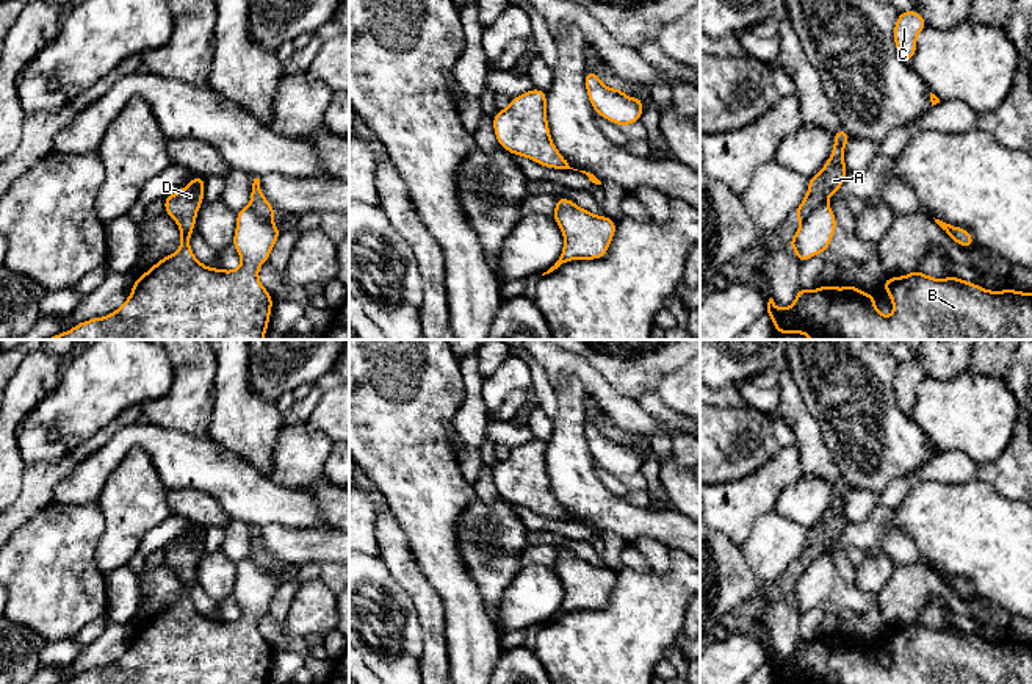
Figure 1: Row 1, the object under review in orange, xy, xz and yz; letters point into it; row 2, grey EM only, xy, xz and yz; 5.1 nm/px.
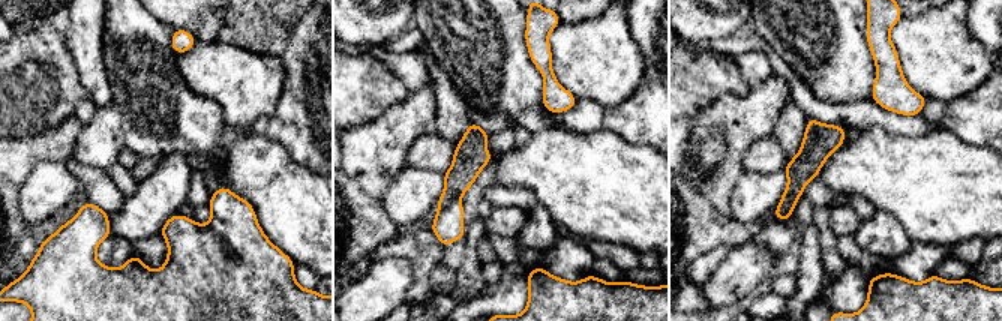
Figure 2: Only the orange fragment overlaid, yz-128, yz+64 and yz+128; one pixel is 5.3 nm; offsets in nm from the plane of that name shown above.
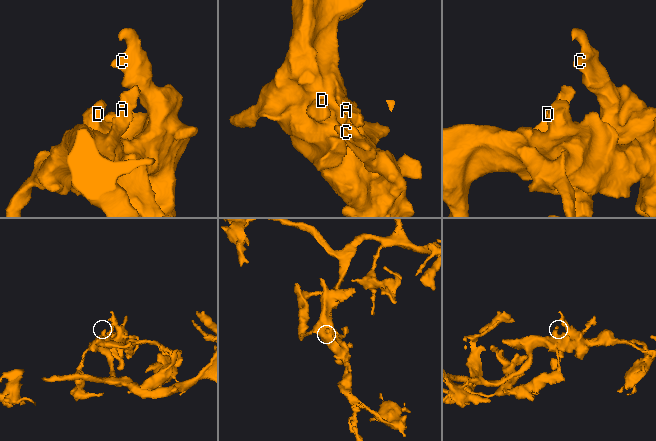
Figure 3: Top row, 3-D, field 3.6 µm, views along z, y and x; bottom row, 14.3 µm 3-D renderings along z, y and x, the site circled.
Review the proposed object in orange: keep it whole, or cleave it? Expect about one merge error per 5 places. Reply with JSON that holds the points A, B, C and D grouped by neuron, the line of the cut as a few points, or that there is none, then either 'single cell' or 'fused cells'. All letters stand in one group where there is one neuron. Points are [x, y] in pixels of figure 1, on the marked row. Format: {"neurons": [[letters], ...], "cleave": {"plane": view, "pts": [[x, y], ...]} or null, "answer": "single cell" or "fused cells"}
{"neurons": [["A"], ["B", "C", "D"]], "cleave": {"plane": "xy", "pts": [[249, 205], [271, 223]]}, "answer": "fused cells"}

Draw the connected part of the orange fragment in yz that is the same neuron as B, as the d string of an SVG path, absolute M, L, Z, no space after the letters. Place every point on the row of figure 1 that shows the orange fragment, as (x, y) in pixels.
M918 269L888 277L882 288L894 307L891 316L877 310L874 294L855 285L800 286L789 308L780 308L770 297L766 315L774 321L775 335L802 333L811 340L1032 340L1032 293L990 291L955 275L935 279Z

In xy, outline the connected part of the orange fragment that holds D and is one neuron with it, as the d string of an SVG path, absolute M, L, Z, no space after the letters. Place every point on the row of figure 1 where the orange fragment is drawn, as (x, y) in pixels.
M194 175L183 189L164 197L164 213L180 229L179 250L138 277L130 296L116 311L83 321L45 340L263 340L274 301L260 283L258 268L268 261L282 230L251 207L238 210L232 246L240 254L241 266L226 271L202 265L191 250L189 238L204 203L204 182L205 177Z

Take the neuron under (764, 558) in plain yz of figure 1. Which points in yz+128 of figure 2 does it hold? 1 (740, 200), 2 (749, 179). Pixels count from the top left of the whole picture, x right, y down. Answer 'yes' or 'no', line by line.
1: yes
2: yes

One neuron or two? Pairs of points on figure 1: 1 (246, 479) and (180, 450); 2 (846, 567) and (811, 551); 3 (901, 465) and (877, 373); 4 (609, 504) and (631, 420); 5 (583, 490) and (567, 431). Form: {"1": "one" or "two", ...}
{"1": "one", "2": "two", "3": "one", "4": "two", "5": "one"}

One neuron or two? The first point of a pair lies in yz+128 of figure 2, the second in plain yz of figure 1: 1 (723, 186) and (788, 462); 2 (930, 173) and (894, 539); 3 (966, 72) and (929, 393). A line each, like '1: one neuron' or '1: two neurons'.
1: one neuron
2: two neurons
3: one neuron

